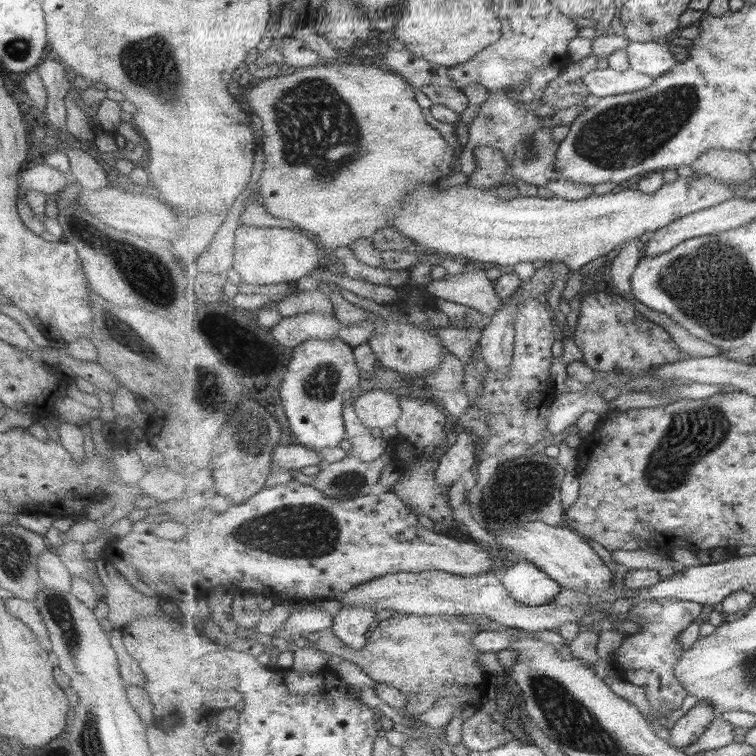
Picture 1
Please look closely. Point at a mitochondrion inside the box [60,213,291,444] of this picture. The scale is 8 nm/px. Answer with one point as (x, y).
(152, 284)

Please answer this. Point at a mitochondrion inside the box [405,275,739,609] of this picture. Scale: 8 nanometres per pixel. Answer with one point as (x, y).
(692, 434)

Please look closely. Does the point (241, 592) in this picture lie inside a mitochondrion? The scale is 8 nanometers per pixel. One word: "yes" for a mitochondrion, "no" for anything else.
no

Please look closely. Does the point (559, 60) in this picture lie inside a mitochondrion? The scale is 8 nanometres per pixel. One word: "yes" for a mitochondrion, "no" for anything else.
no

